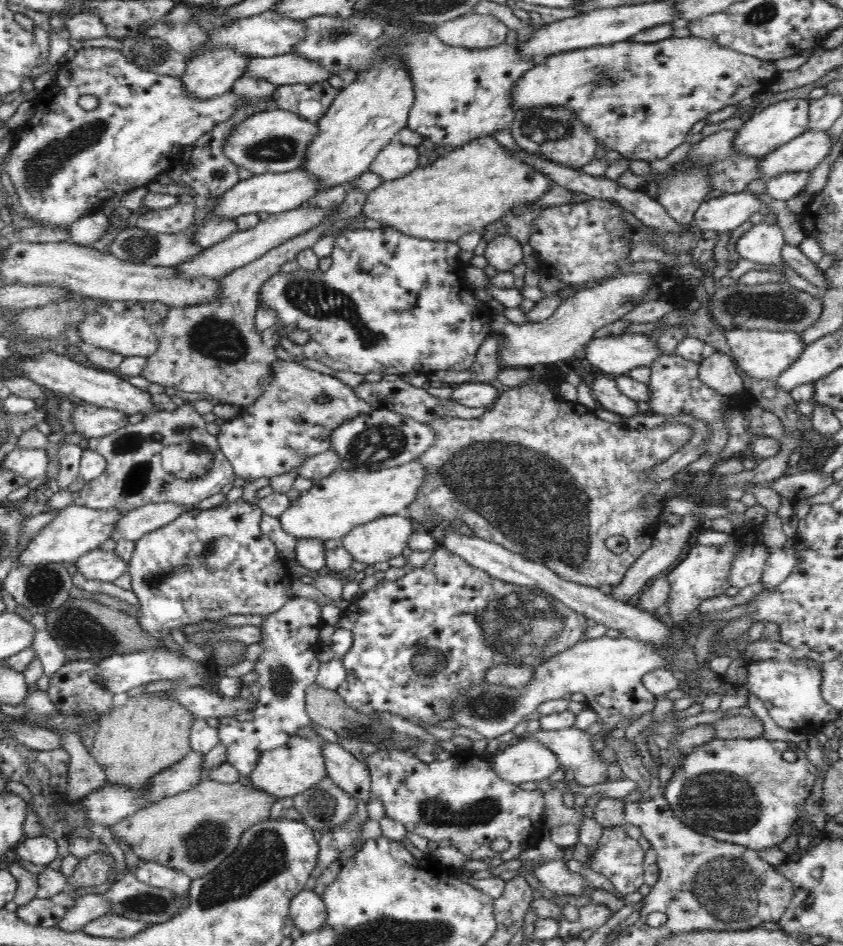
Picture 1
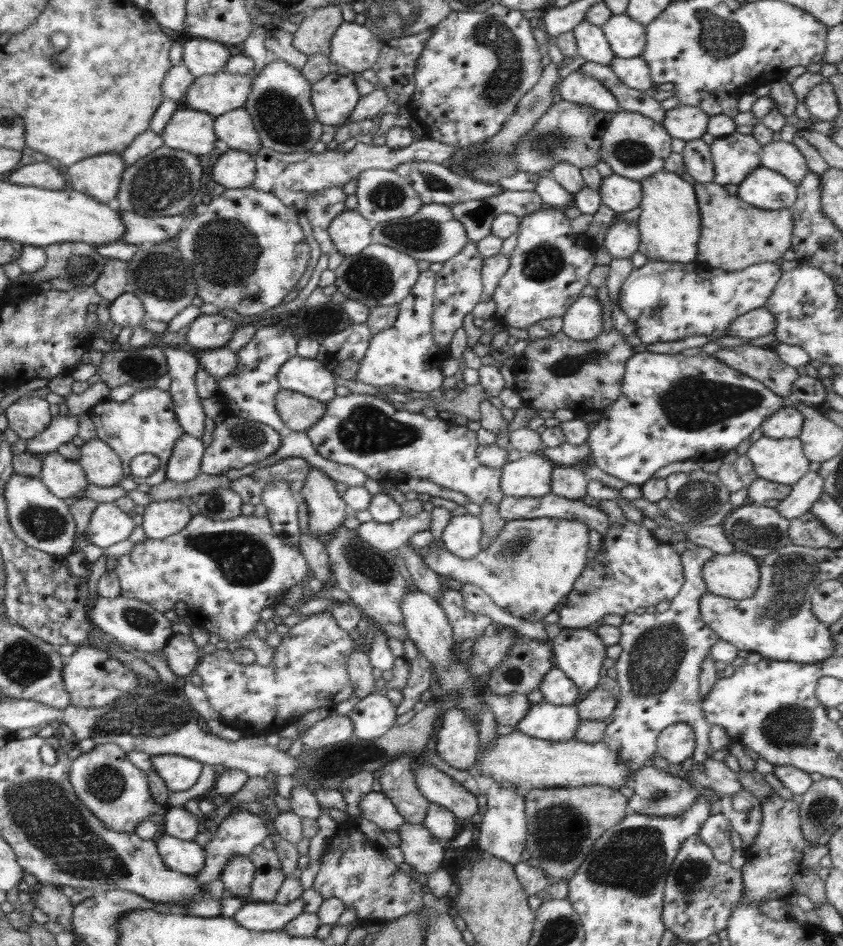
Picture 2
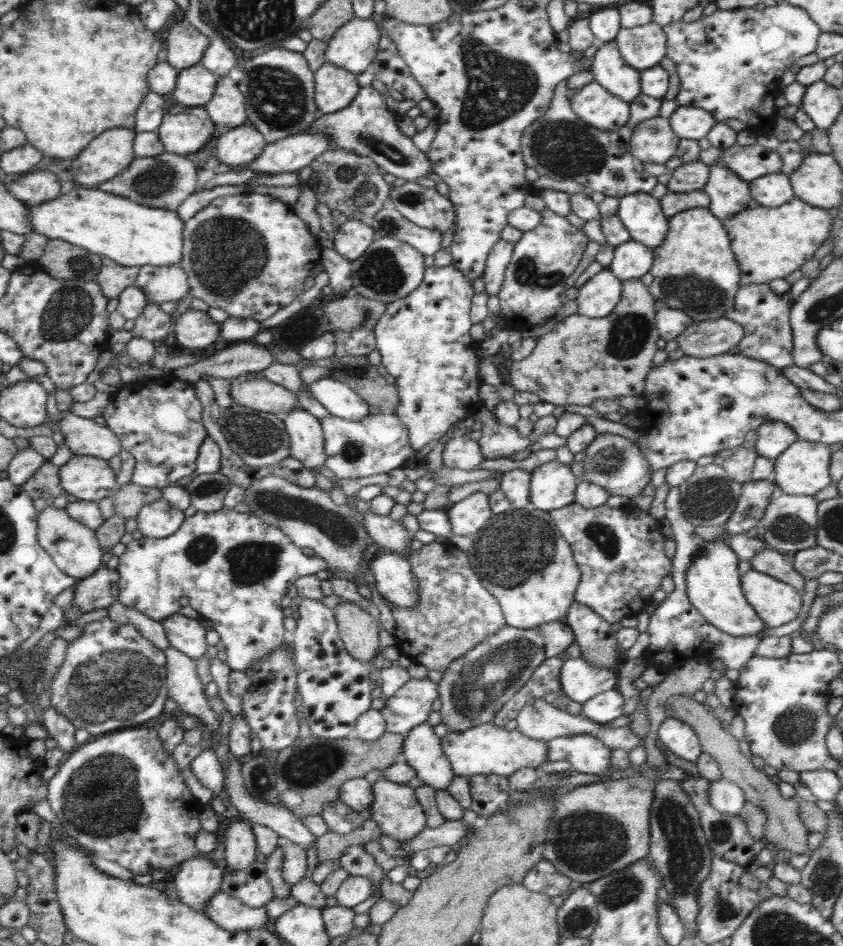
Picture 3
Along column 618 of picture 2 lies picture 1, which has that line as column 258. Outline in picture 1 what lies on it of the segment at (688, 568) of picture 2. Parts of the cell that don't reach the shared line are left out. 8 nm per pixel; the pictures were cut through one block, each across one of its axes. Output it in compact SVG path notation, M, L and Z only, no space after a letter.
M303 597L290 598L280 610L266 615L259 627L262 636L260 646L264 646L263 653L255 660L254 672L256 683L260 685L258 704L256 710L247 718L220 718L219 743L226 746L226 763L230 764L239 774L250 778L252 770L257 766L263 753L285 746L290 738L296 736L301 729L311 727L311 719L307 714L307 690L315 684L319 666L318 653L322 650L322 642L318 639L318 633L322 630L321 619L322 605Z

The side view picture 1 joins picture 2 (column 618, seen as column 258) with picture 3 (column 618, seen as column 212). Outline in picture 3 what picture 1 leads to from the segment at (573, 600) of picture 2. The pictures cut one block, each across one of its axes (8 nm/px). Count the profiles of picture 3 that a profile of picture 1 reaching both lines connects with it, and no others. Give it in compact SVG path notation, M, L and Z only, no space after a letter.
M575 502L562 508L548 511L551 522L562 538L570 545L574 560L579 566L581 577L575 592L575 601L589 606L606 622L620 622L624 616L634 616L649 609L652 594L661 589L664 576L671 574L671 558L664 553L665 536L661 533L661 521L654 519L648 511L632 508L630 512L623 507L614 508L607 504L587 509Z

